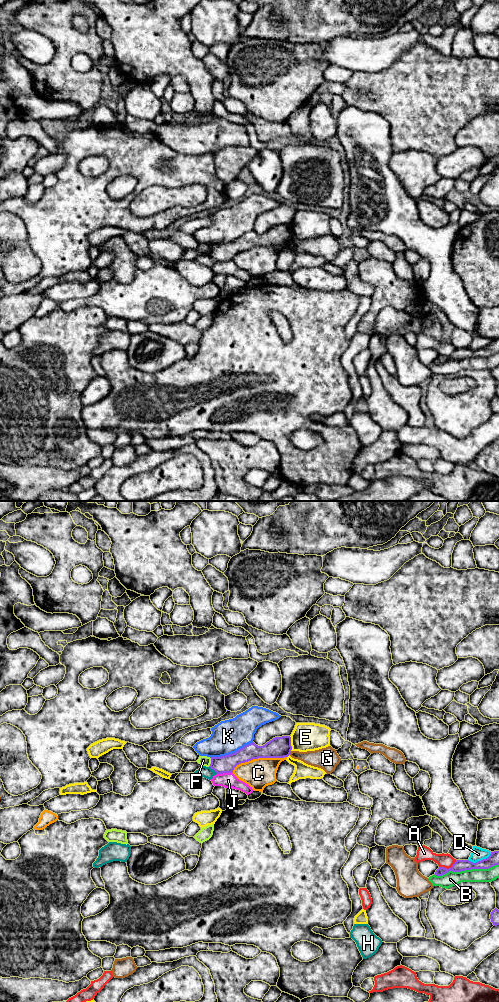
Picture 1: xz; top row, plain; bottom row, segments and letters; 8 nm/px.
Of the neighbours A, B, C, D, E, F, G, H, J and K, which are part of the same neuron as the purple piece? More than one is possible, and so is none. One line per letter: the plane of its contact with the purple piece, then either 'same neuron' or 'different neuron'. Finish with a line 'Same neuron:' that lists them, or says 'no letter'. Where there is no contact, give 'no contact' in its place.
A: contact in xz; different neuron
B: contact in xz; different neuron
C: contact in xz; different neuron
D: contact in xz; different neuron
E: contact in xz; different neuron
F: contact in xz; different neuron
G: contact in xz; different neuron
H: contact in xz; different neuron
J: contact in xz; different neuron
K: contact in xz; different neuron
Same neuron: no letter

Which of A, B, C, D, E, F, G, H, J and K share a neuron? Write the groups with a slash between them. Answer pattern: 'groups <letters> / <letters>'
groups A / B / C / D / E / F / G / H / J / K

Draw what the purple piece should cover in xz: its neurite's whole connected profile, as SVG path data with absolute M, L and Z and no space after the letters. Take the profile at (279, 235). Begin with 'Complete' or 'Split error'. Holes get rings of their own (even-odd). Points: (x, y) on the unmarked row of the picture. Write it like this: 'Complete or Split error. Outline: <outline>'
Complete. Outline: M275 225L263 234L258 234L254 230L250 231L235 241L211 245L210 256L217 262L231 261L234 256L253 247L258 246L284 246L291 241L291 225Z

